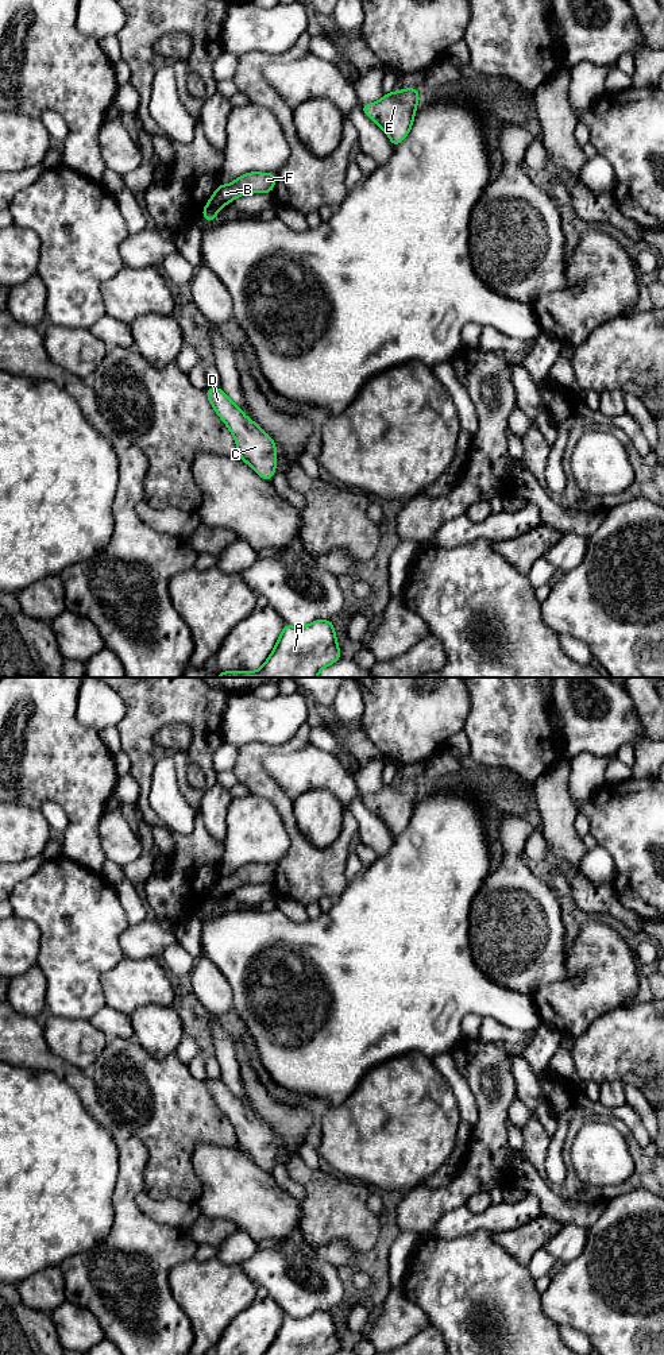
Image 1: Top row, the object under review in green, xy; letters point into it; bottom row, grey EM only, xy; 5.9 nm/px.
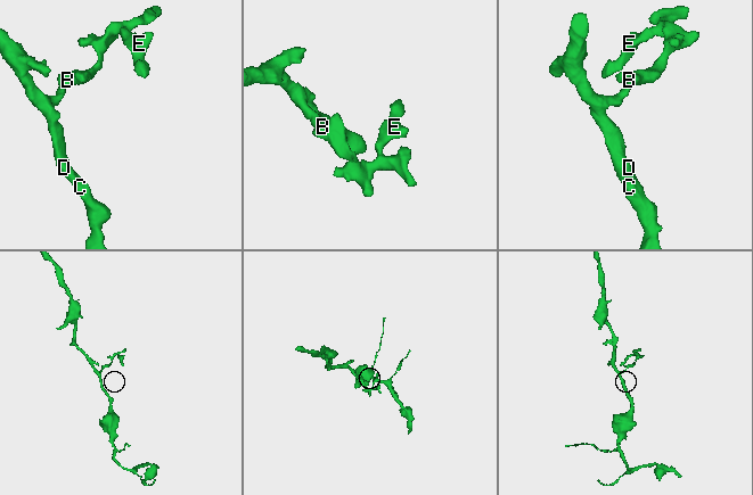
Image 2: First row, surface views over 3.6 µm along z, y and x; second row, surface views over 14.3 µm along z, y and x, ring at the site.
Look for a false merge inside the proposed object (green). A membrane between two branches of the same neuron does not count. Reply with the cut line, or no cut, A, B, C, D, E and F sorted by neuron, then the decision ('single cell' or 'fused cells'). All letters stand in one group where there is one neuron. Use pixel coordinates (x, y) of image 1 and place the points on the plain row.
cut xy (207, 895), (219, 899); groups A C D / B E F; fused cells

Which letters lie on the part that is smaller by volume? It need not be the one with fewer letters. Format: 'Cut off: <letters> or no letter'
Cut off: B, E, F

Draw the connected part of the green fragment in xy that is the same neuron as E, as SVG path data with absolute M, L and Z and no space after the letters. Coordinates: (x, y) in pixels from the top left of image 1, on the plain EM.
M414 777L399 783L385 784L374 795L363 795L360 800L375 812L397 838L410 823L420 784Z

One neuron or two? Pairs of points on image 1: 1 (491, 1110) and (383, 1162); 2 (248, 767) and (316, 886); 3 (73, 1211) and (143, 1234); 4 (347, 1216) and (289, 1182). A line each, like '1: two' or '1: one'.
1: two
2: one
3: two
4: two

